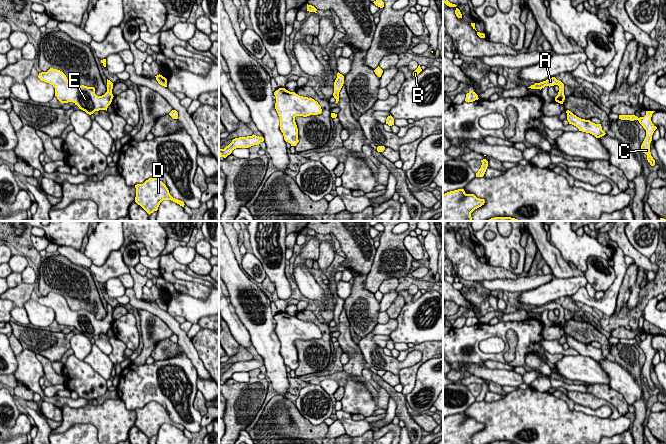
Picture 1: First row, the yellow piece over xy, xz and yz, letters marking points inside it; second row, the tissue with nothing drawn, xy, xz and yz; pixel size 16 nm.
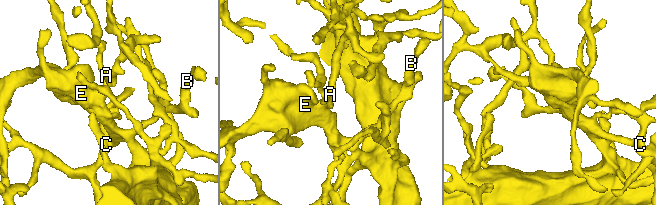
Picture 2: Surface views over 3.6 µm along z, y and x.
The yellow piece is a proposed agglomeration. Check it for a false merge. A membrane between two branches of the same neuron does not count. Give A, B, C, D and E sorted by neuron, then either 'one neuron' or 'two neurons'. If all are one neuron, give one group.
A B C D E; one neuron

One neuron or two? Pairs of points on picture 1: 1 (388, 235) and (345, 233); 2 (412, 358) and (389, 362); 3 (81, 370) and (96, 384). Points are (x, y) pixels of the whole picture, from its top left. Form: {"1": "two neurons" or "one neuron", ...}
{"1": "two neurons", "2": "one neuron", "3": "one neuron"}

